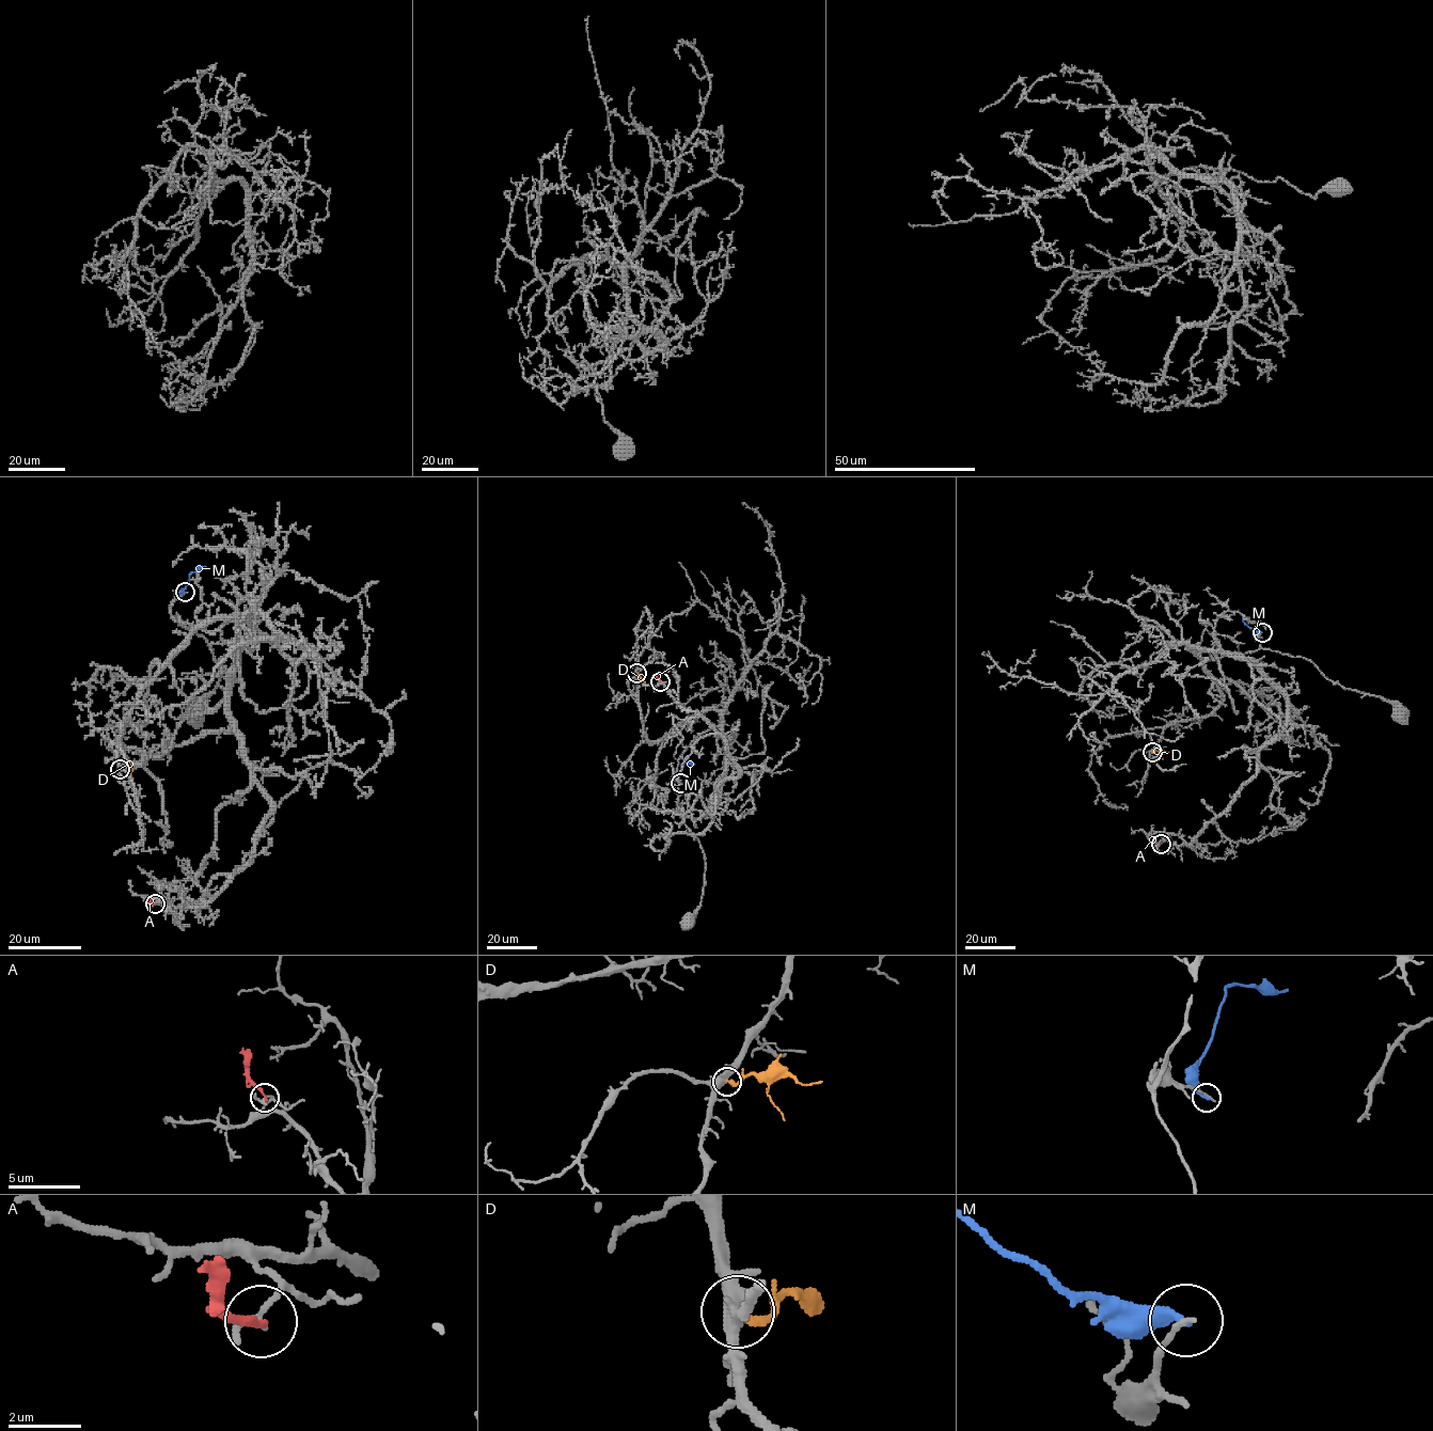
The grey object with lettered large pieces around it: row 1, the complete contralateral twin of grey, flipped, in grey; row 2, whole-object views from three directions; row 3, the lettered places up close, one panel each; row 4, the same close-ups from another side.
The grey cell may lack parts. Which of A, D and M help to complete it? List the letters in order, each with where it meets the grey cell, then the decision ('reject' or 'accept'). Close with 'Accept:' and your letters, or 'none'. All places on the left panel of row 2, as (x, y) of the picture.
A: contact (155, 903); reject
D: contact (120, 769); reject
M: contact (185, 592); reject
Accept: none

